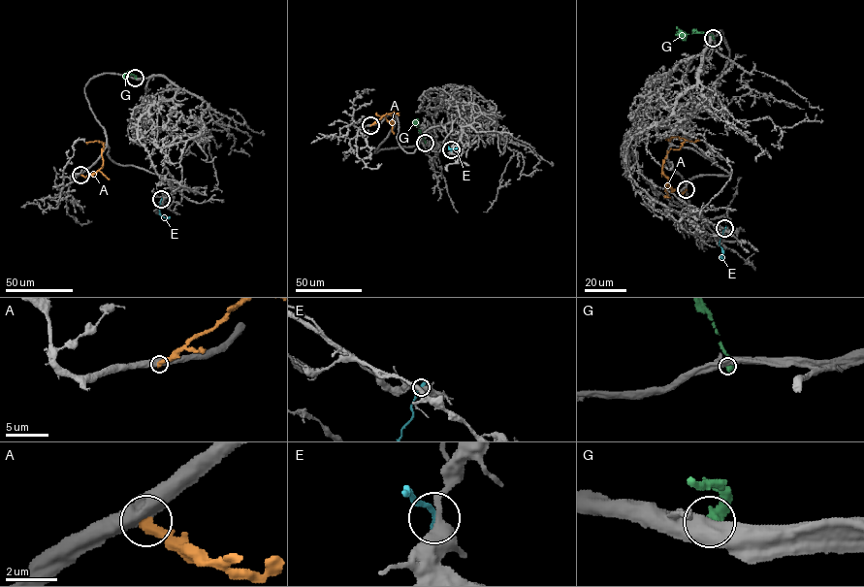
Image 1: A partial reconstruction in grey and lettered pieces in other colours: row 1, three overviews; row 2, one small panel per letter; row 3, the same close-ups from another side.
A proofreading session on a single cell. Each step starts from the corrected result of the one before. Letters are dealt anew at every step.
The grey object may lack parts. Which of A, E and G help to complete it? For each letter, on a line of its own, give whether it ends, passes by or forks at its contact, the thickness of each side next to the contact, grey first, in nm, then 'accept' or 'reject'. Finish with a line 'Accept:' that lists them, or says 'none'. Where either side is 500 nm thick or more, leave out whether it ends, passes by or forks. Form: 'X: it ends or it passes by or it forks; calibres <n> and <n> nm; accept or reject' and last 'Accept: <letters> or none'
A: calibres 500 and 400 nm; reject
E: it ends; calibres 400 and 280 nm; reject
G: calibres 550 and 550 nm; reject
Accept: none

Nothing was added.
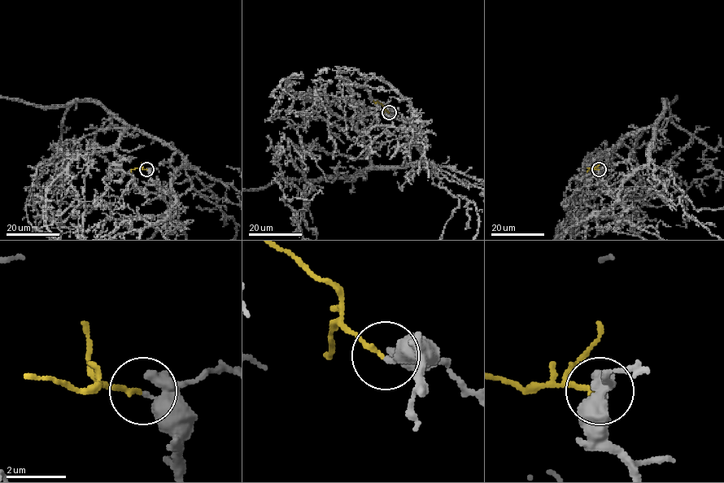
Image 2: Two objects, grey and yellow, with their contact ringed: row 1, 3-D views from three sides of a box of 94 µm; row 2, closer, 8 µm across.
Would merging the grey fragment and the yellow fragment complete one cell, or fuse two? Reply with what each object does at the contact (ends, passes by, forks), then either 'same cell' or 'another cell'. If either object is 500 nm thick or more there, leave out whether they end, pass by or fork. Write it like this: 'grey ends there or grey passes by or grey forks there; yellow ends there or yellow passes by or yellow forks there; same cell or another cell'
grey ends there; yellow ends there; same cell

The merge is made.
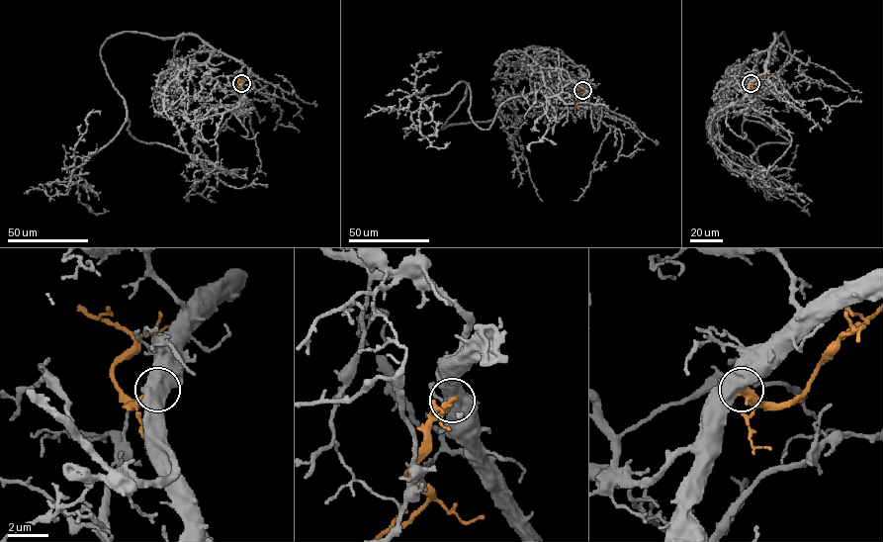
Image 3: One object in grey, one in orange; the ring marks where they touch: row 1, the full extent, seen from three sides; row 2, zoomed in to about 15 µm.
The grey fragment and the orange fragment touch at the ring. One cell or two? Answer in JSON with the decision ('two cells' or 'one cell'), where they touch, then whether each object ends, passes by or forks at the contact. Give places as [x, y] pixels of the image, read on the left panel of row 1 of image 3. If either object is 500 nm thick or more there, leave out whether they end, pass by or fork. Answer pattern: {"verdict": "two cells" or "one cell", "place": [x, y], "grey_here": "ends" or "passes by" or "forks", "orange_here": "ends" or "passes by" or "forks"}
{"verdict": "two cells", "place": [241, 83]}

